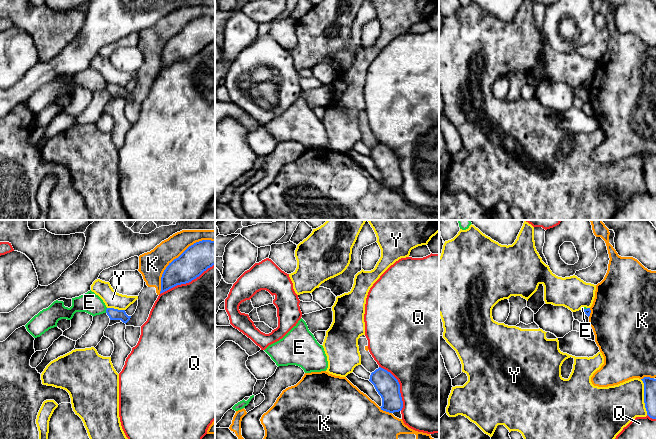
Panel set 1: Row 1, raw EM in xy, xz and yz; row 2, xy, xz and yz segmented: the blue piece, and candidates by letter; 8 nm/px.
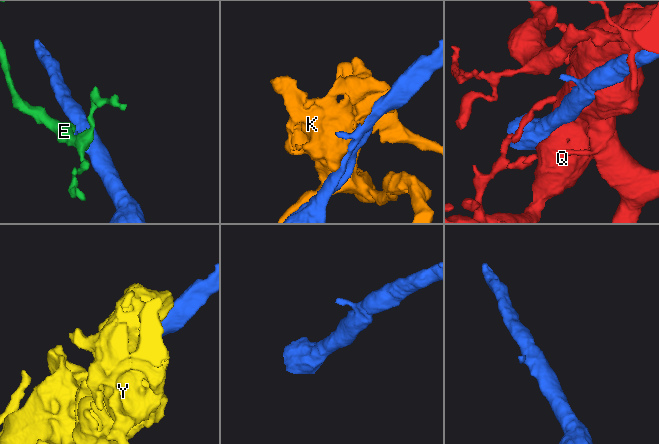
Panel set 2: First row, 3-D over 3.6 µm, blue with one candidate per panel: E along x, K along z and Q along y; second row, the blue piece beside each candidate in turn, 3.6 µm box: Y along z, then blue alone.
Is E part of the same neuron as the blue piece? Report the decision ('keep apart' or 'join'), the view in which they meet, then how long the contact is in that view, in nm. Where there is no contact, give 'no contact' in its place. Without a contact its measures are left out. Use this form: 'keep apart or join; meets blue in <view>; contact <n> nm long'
keep apart; meets blue in xy; contact 40 nm long

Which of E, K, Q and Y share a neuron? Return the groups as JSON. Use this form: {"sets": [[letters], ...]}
{"sets": [["E"], ["K"], ["Q"], ["Y"]]}

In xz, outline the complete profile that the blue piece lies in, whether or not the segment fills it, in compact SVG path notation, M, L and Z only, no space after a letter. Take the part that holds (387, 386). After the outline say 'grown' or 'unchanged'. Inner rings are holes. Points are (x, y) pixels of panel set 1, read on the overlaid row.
M379 367L371 373L369 381L382 398L381 410L394 413L403 408L398 380L387 370Z; unchanged

